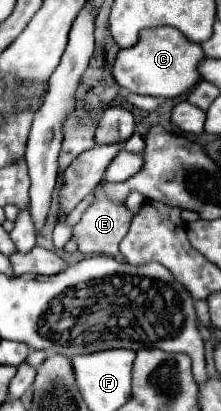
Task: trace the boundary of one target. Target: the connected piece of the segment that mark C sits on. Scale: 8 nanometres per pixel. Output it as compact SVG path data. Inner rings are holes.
M175 27L143 29L137 45L121 49L113 63L115 81L129 93L151 95L161 99L173 99L193 89L201 75L197 71L199 61L205 57L201 45L187 41Z

